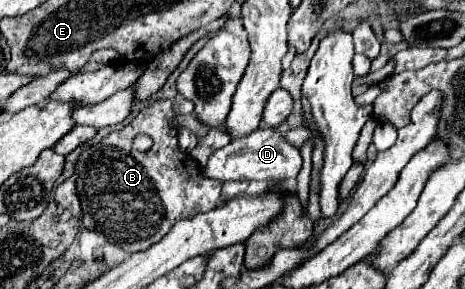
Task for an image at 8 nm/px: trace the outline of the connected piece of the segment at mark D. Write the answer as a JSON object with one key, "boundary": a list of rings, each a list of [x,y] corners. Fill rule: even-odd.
{"boundary":[[[263,128],[255,130],[253,134],[245,138],[235,138],[225,148],[215,150],[209,156],[207,166],[203,168],[203,176],[219,182],[229,180],[257,180],[257,182],[277,182],[287,180],[289,184],[295,182],[297,170],[301,170],[301,154],[297,154],[297,148],[291,146],[275,128]]]}

